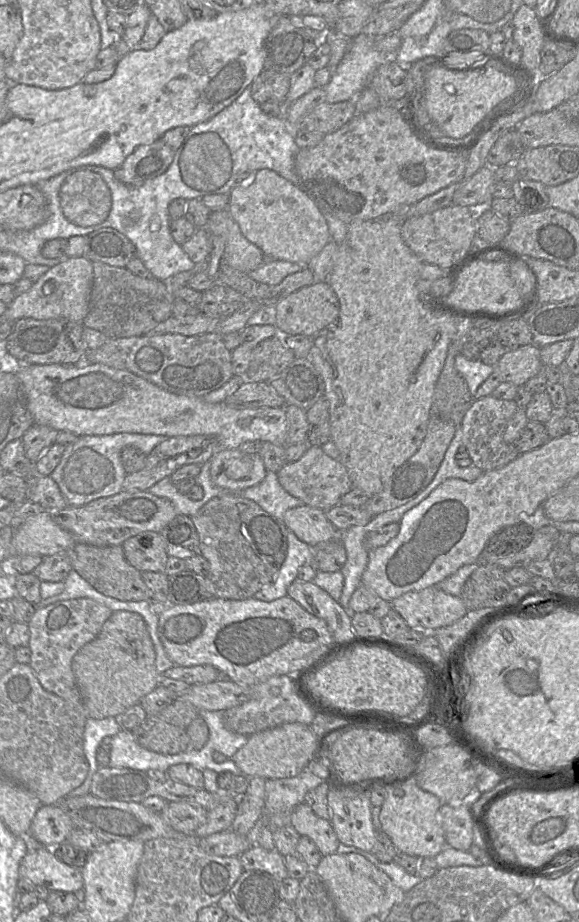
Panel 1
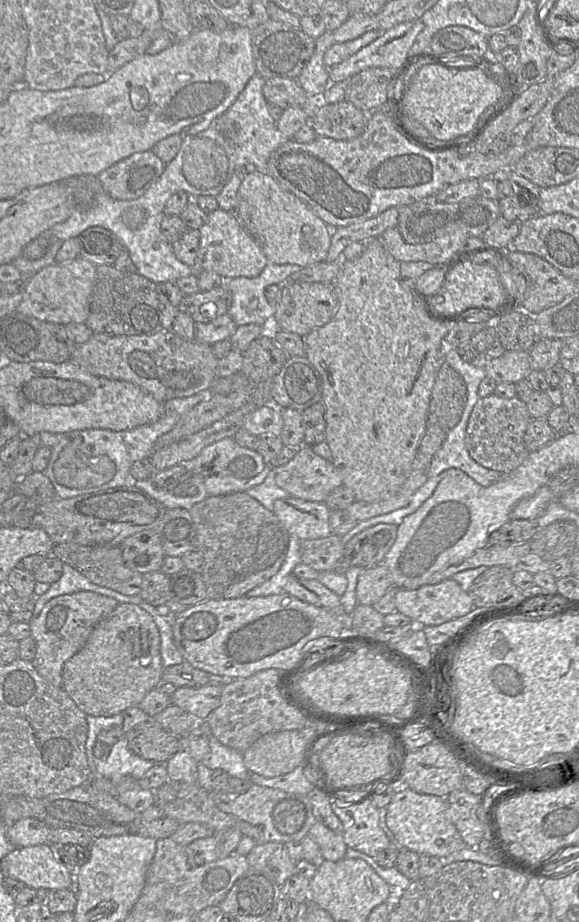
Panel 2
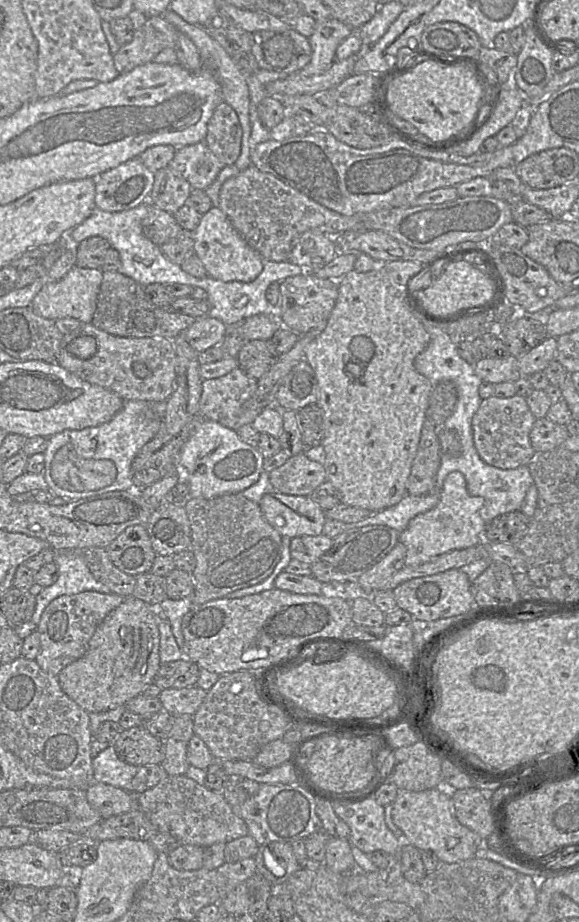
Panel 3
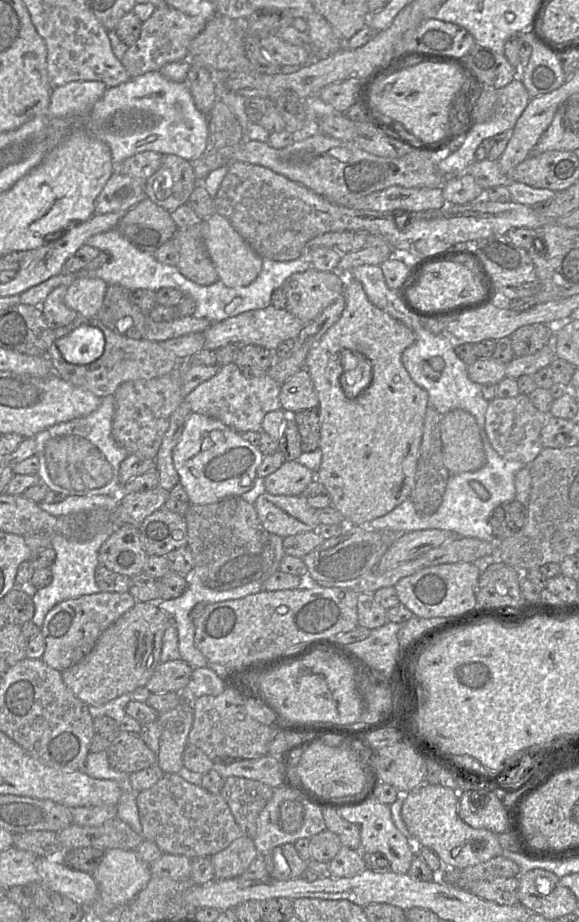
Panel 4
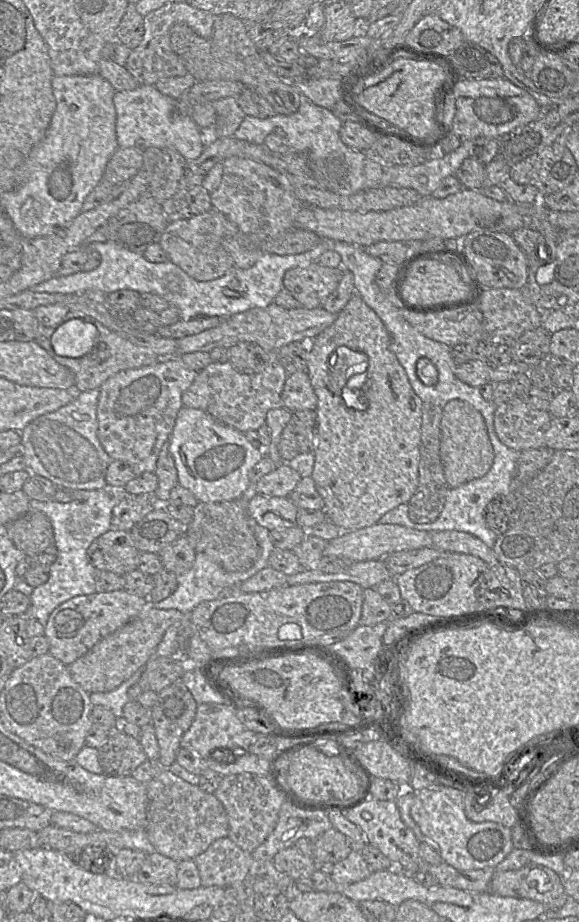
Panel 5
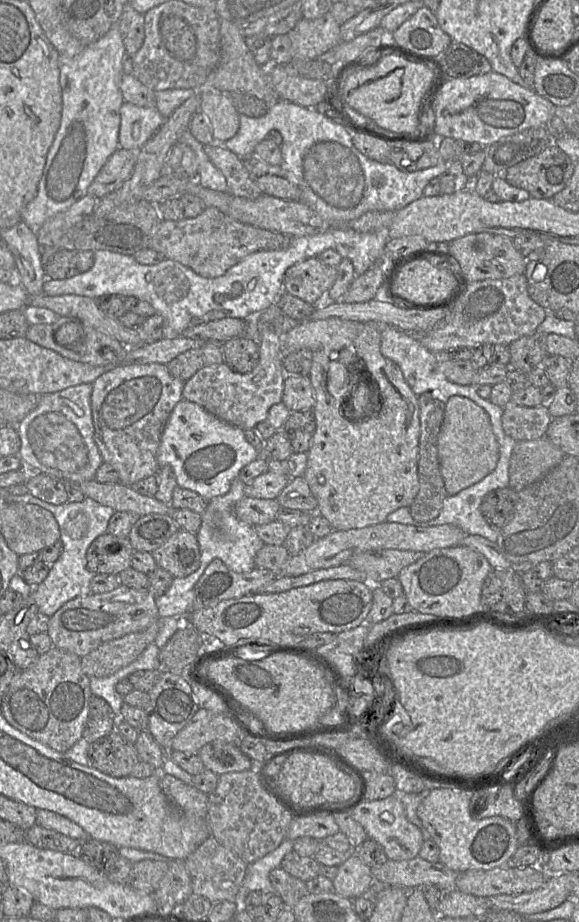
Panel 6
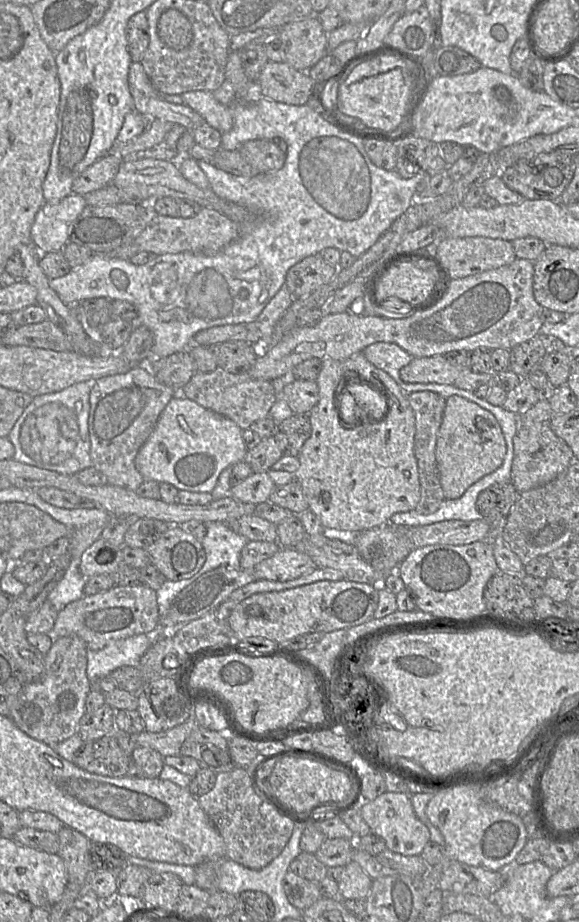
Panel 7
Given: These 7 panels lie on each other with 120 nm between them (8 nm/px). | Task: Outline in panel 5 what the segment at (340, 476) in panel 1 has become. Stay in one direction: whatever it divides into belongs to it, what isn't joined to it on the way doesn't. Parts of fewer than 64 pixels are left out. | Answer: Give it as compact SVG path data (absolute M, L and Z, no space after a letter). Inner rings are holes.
M286 464L277 465L255 484L257 493L264 496L288 497L301 480L300 474Z

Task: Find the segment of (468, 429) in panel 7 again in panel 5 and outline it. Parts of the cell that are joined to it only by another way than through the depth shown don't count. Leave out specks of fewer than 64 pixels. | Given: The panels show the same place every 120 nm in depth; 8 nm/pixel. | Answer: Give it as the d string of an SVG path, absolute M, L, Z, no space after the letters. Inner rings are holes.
M450 400L442 408L440 421L440 459L450 488L481 478L490 470L494 452L482 415L462 400Z

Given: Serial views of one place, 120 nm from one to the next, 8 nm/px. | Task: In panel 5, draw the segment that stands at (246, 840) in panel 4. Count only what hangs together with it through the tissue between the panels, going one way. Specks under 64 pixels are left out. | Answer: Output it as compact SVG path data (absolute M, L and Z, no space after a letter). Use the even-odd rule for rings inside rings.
M224 837L215 840L193 861L199 871L201 886L225 888L246 880L252 855L229 837Z

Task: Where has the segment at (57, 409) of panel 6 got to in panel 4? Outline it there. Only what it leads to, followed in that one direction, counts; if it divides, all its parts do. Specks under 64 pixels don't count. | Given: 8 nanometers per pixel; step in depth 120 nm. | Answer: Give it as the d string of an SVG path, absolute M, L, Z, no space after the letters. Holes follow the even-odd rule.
M113 395L101 398L101 403L90 414L55 424L35 437L36 456L39 459L38 477L51 491L65 496L120 495L121 462L129 453L112 436L115 413Z

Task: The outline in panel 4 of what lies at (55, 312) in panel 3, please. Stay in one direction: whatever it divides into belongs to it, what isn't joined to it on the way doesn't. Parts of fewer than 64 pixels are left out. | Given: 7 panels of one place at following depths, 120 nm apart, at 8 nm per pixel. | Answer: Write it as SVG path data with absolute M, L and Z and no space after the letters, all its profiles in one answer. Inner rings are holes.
M80 277L67 288L65 304L84 317L96 317L108 284L100 278Z

